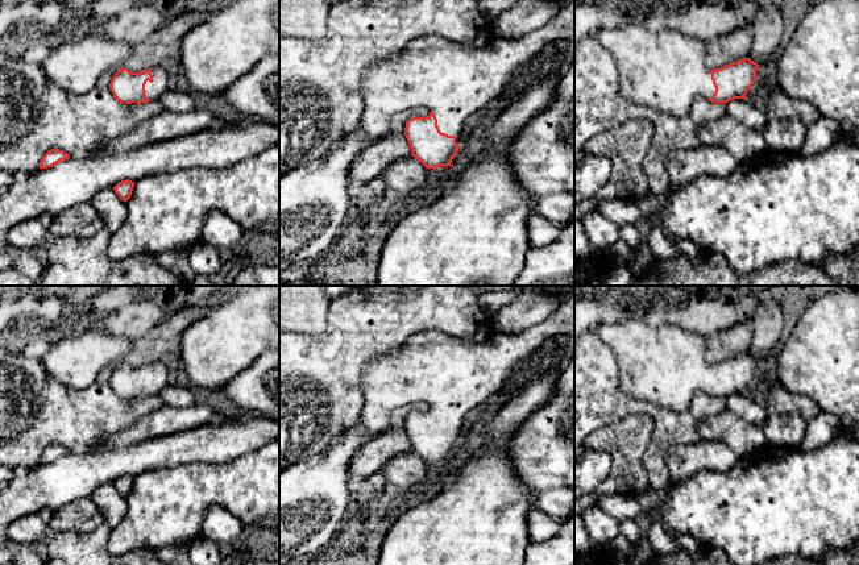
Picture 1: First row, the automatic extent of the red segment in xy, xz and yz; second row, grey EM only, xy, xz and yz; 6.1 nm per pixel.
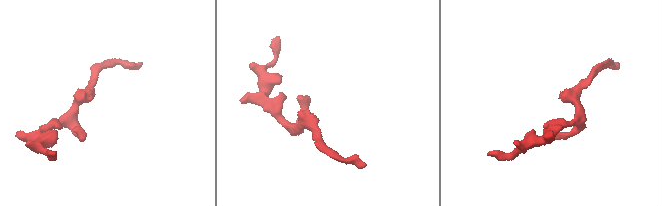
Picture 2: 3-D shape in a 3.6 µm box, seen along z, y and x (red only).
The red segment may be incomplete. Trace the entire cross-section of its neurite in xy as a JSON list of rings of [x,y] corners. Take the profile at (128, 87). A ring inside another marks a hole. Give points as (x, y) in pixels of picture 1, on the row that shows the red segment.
[[[167,65],[140,72],[121,67],[111,80],[109,88],[120,103],[146,103],[159,100],[173,86],[173,70]]]

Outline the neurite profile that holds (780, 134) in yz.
[[[797,119],[768,120],[762,129],[765,149],[798,153],[806,140],[806,125]]]

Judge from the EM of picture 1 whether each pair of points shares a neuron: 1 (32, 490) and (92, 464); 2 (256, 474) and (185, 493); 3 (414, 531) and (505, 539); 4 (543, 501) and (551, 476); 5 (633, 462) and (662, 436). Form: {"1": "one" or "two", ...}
{"1": "one", "2": "one", "3": "one", "4": "two", "5": "two"}

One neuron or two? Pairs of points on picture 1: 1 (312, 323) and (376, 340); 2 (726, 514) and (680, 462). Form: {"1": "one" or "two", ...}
{"1": "two", "2": "two"}

